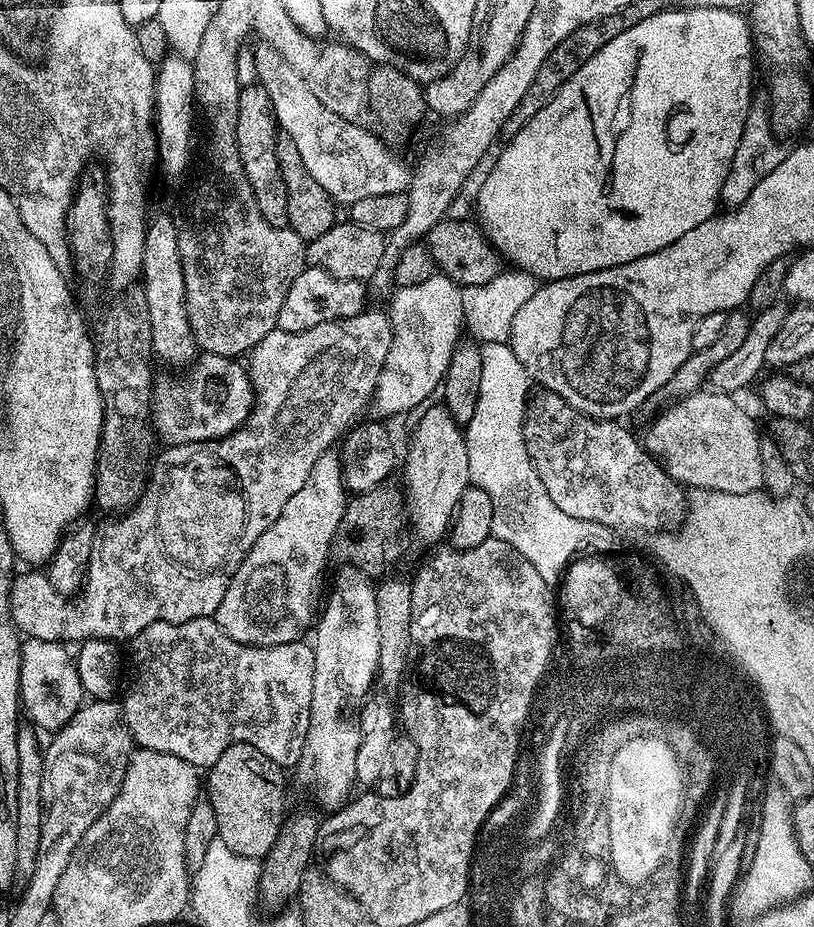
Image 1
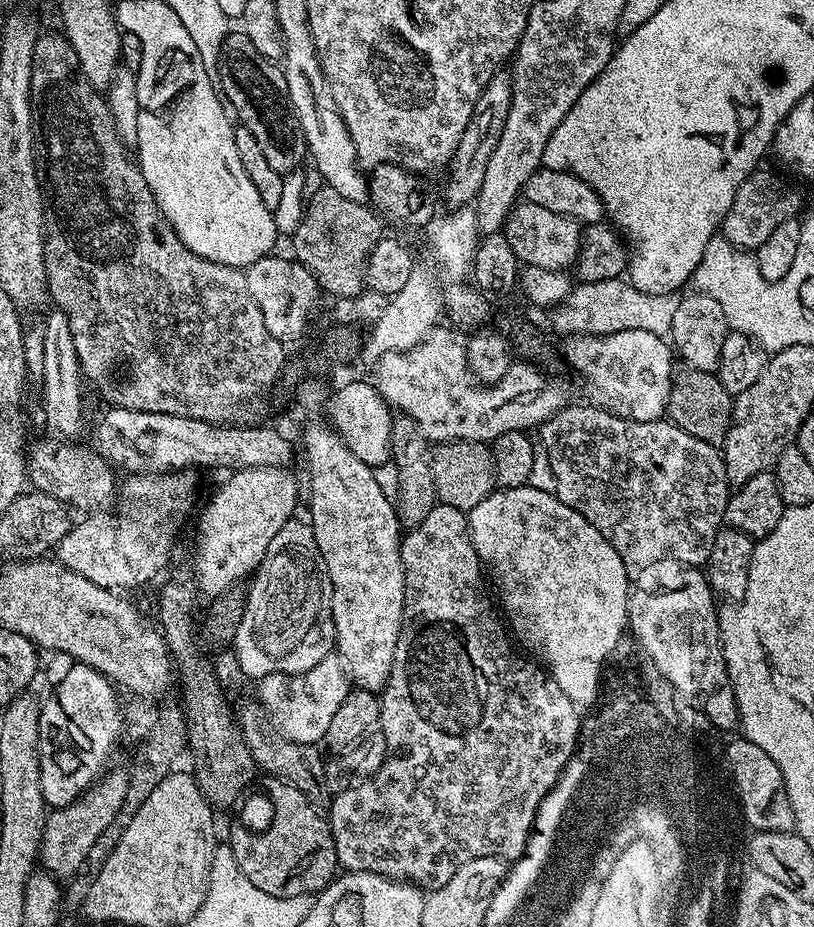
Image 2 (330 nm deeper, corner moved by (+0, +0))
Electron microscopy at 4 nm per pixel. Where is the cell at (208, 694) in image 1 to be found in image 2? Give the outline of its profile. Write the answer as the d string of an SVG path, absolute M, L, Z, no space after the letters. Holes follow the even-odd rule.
M333 654L322 658L322 662L318 662L318 666L310 666L310 670L305 672L266 674L259 677L257 684L260 685L254 689L254 695L263 704L264 709L267 710L272 721L276 723L276 727L280 729L282 735L294 742L319 745L323 741L326 730L329 729L329 723L333 720L333 715L337 713L338 706L341 706L343 700L347 698L350 691L350 676L342 663L341 657Z

